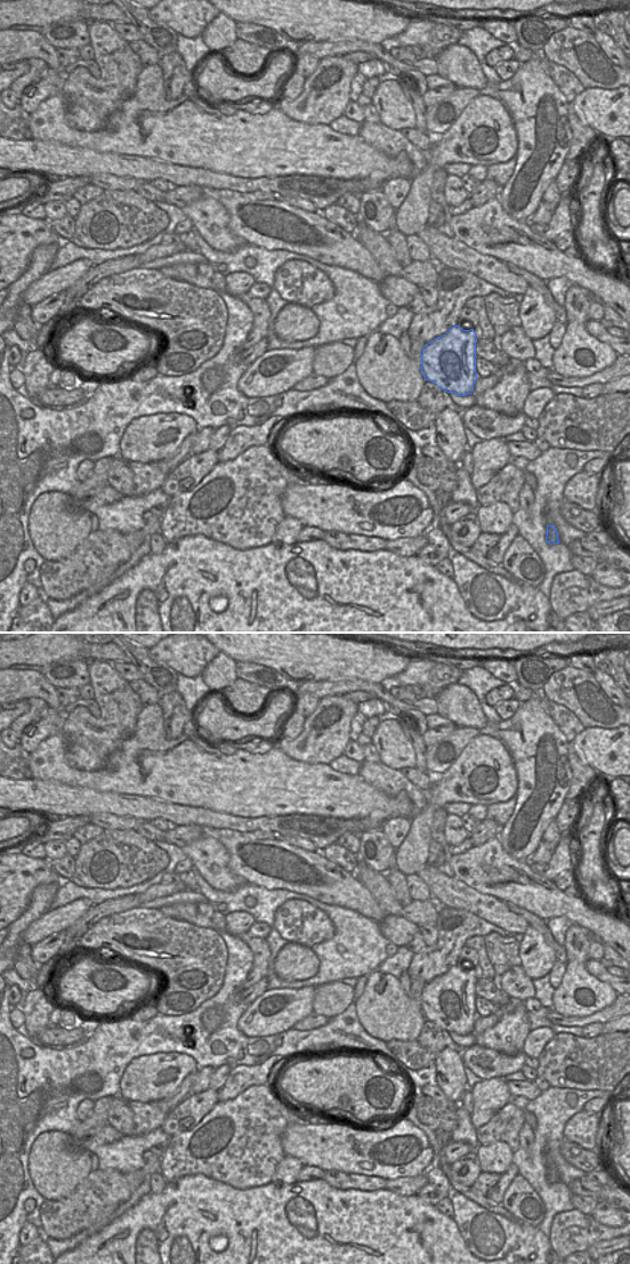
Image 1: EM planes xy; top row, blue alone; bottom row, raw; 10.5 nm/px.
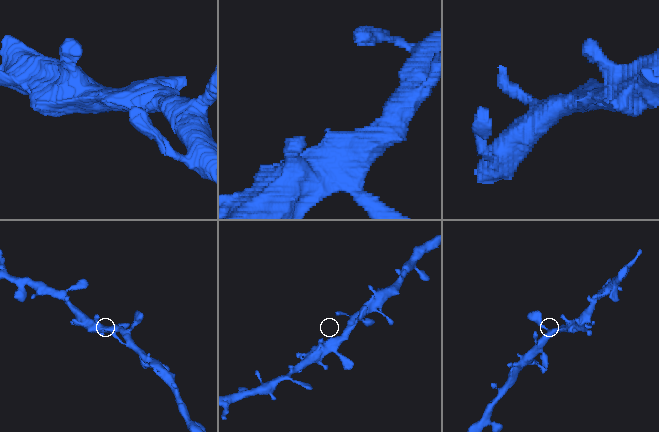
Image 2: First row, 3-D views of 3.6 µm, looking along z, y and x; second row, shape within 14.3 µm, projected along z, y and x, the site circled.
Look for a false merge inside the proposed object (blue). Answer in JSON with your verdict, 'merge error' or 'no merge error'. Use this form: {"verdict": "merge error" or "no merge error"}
{"verdict": "no merge error"}

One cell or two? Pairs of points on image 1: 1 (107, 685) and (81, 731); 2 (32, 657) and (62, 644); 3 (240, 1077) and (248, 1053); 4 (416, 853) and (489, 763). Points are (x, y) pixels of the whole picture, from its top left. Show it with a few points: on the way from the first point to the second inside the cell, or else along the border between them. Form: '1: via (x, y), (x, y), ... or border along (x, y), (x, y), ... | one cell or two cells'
1: via (107, 699), (107, 714), (95, 724) | one cell
2: via (39, 650), (45, 645), (55, 645) | one cell
3: border along (269, 1056), (259, 1063), (237, 1064), (232, 1069) | two cells
4: via (420, 827), (433, 804), (462, 775) | one cell

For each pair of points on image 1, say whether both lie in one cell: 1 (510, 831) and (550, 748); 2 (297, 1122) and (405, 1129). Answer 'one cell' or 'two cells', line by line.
1: one cell
2: one cell

